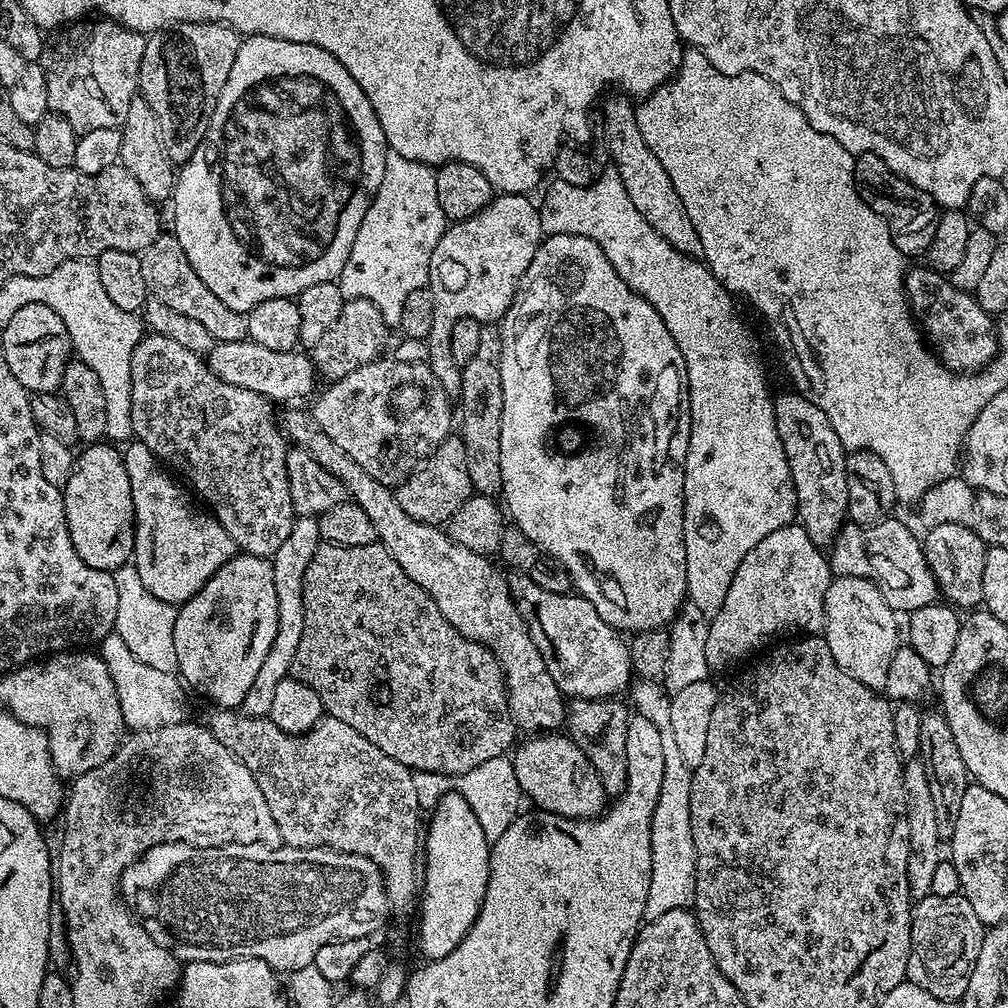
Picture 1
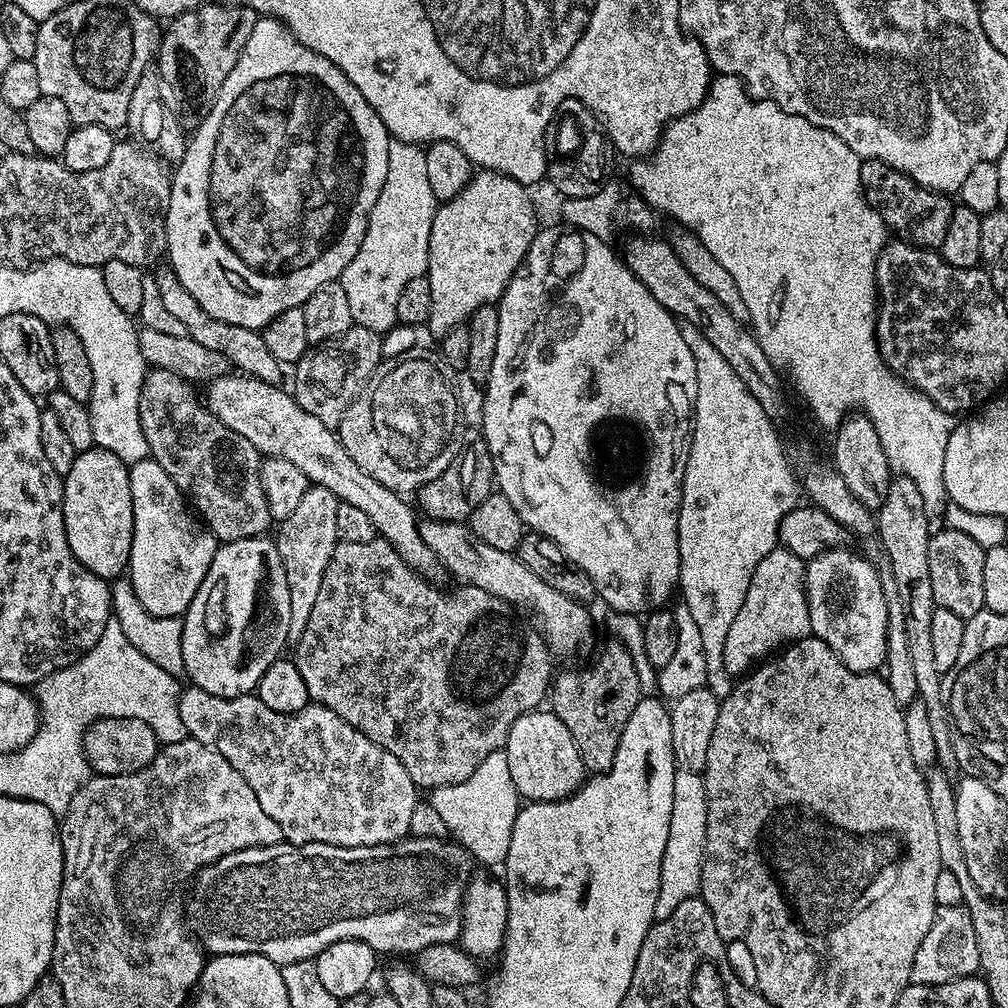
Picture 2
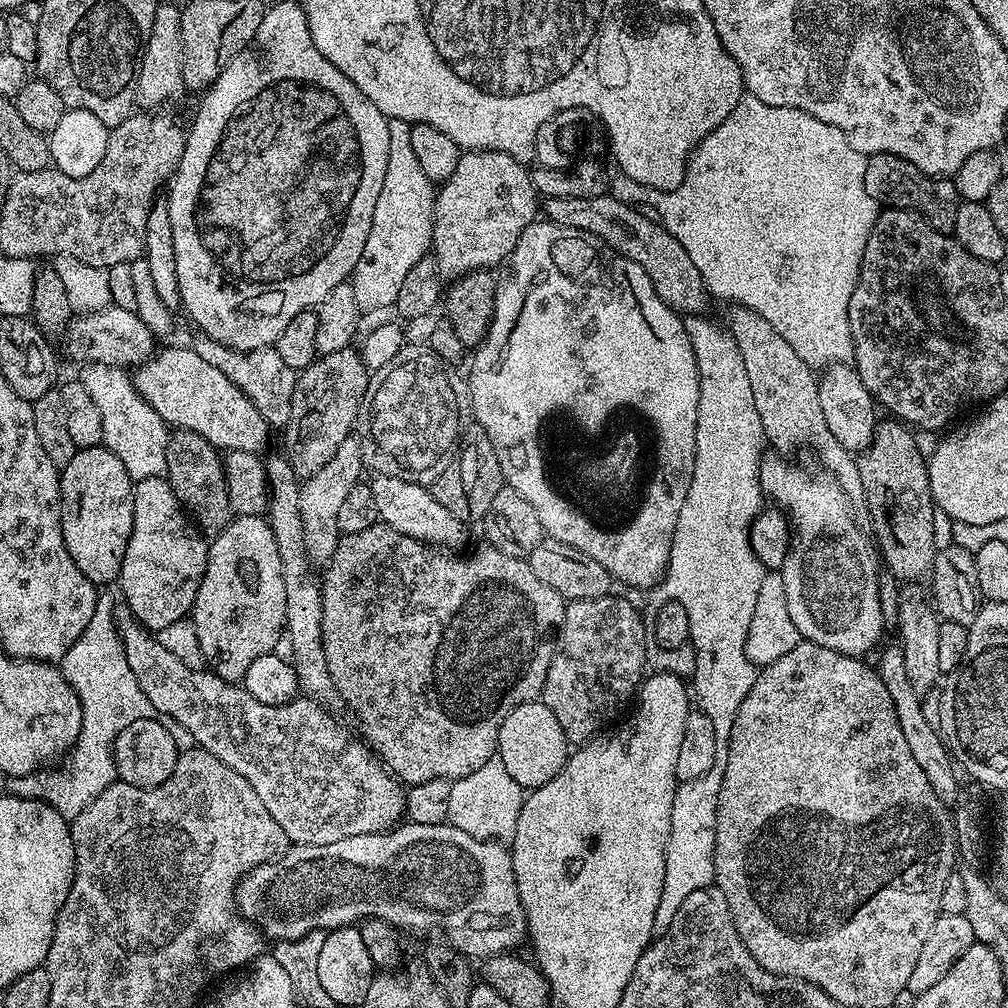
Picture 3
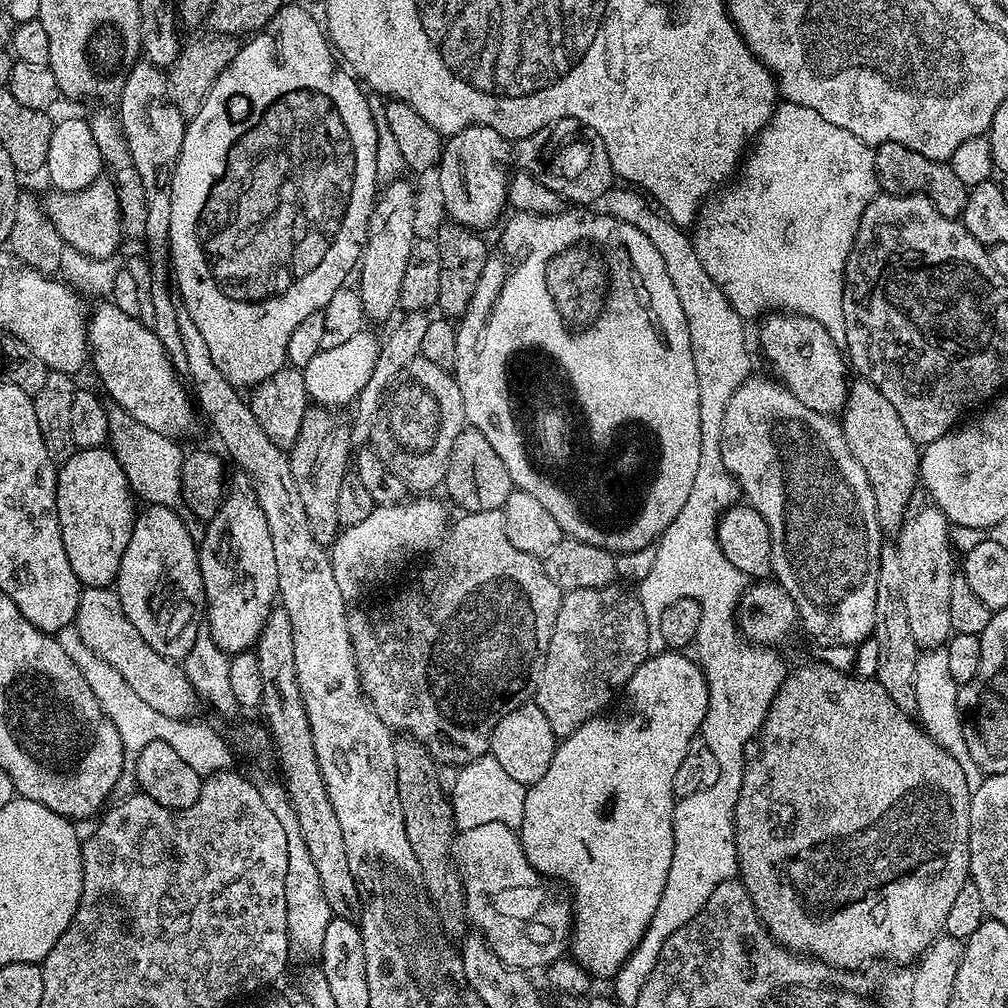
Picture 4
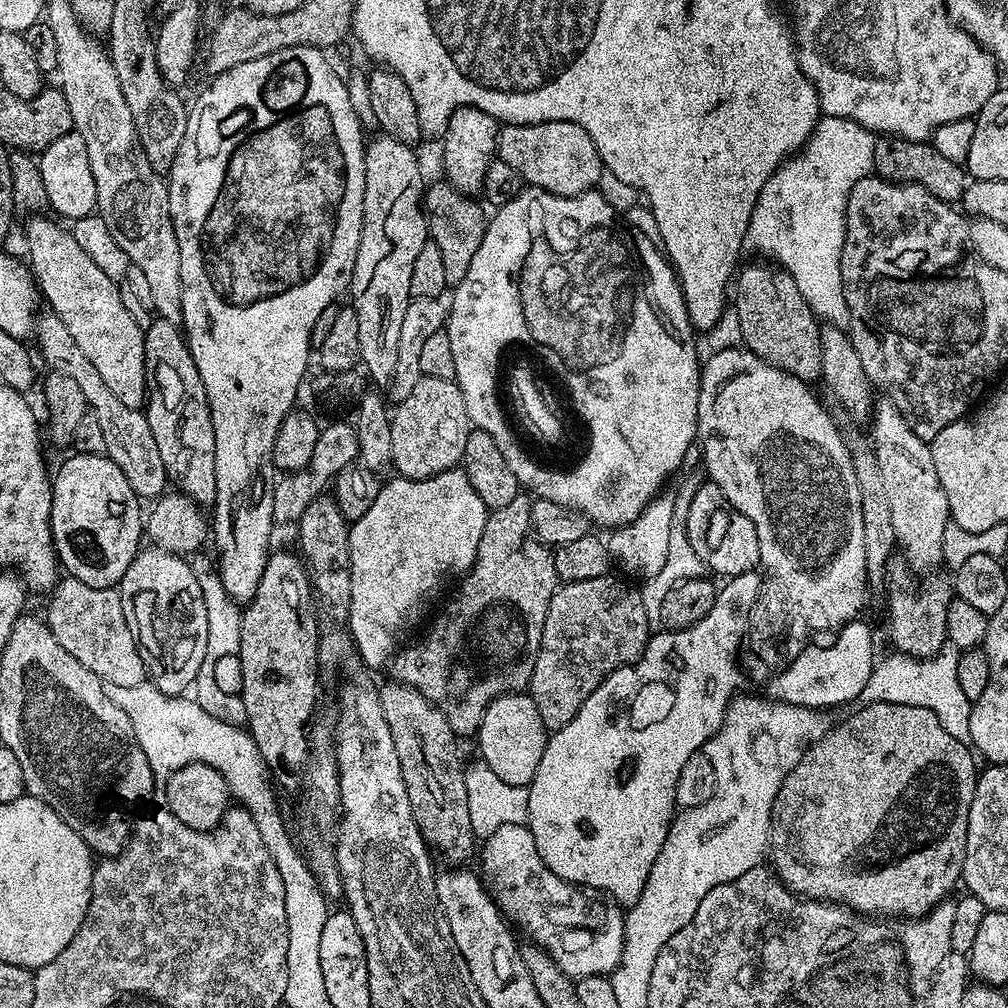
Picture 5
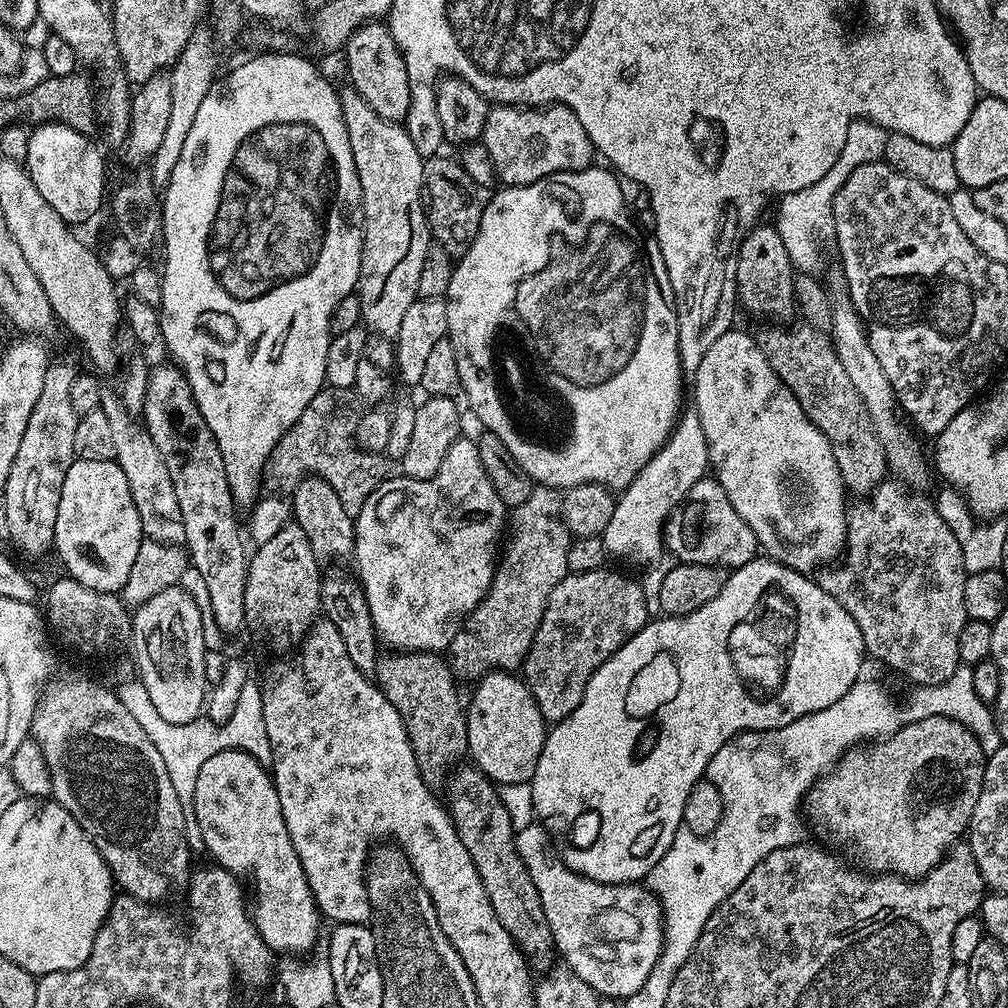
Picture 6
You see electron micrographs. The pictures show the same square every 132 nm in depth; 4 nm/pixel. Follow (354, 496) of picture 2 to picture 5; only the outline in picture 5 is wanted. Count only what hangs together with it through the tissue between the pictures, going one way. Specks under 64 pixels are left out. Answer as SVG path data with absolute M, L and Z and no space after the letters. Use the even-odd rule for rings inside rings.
M36 214L24 228L24 236L28 239L27 263L30 271L38 285L38 292L52 303L51 311L70 330L70 338L78 342L82 354L90 358L90 362L96 369L98 375L110 386L110 391L114 393L125 406L140 408L146 400L146 385L144 382L144 329L130 318L130 310L122 306L122 294L120 284L117 281L106 278L101 268L94 263L90 254L78 246L75 235L64 228L59 228L55 224L55 219L47 220L47 215Z

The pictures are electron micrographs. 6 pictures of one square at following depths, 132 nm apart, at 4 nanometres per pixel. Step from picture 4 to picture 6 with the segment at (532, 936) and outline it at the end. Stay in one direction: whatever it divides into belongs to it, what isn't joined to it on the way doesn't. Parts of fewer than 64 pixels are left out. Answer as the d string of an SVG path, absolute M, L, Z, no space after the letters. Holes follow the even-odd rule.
M535 822L517 831L516 849L538 886L538 898L542 898L542 910L546 910L546 922L550 922L552 943L558 949L566 967L575 976L582 978L601 998L611 998L623 1002L629 996L638 994L654 970L654 962L664 953L664 912L660 909L660 899L643 883L603 884L585 876L579 876L564 865L563 855L554 845L554 837L543 823Z

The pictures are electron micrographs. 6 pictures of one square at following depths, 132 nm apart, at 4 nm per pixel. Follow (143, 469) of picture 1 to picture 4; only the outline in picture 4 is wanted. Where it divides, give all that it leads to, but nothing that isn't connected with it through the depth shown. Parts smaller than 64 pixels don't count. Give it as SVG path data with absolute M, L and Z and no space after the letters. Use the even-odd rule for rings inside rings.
M149 504L145 512L132 521L130 542L126 554L122 556L122 566L116 575L114 590L120 595L122 610L134 628L158 654L173 662L183 661L184 656L194 646L194 638L202 631L202 617L206 612L204 603L204 583L200 573L200 554L197 537L192 537L190 529L184 525L176 508L167 508L161 504Z

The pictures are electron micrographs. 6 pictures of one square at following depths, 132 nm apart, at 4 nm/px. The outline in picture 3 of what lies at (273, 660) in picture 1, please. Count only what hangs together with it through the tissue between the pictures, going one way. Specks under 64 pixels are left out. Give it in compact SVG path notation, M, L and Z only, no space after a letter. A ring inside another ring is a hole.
M350 435L346 442L342 442L342 446L338 446L334 458L330 458L330 462L326 462L326 466L322 466L318 474L307 477L300 485L298 510L302 518L304 545L308 551L308 559L313 565L324 566L332 559L336 543L342 535L338 530L338 510L346 494L350 494L355 484L361 483L363 462L360 441L355 435Z

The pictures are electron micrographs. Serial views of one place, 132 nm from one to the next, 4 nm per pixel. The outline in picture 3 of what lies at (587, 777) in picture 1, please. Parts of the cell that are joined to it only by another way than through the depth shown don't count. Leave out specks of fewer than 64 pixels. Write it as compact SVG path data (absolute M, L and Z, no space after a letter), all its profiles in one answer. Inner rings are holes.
M531 700L506 714L506 722L502 722L498 734L496 751L518 786L531 790L542 787L560 773L570 755L570 745L552 711L540 700Z

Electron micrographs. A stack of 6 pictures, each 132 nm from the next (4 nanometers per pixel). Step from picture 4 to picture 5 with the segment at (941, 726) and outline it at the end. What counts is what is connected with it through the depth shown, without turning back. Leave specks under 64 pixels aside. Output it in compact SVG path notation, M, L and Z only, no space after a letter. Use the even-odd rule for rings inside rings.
M944 643L934 655L927 658L891 654L885 660L875 661L870 678L862 690L860 700L873 704L874 702L890 702L906 706L922 706L934 710L938 718L944 721L944 728L958 742L971 745L970 710L972 701L966 698L962 685L958 682L958 658L961 649L950 643Z

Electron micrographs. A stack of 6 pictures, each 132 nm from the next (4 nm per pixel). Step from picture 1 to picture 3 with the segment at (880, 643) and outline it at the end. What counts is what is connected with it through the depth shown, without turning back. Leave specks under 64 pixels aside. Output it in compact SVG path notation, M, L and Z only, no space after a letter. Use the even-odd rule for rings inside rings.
M780 454L769 455L760 461L760 487L764 489L765 493L767 493L771 499L773 496L773 498L777 500L773 501L786 513L790 525L788 552L784 556L784 562L780 565L778 571L784 583L786 606L790 610L790 619L794 621L794 626L798 626L798 630L803 639L814 642L818 646L826 646L830 650L841 652L847 656L863 657L865 655L863 652L870 651L871 648L879 642L880 635L883 634L884 627L886 627L886 621L880 609L880 603L878 602L878 586L880 585L880 576L878 575L878 571L876 572L876 564L878 568L878 556L874 551L873 545L870 543L869 537L867 535L864 537L863 534L856 529L856 520L852 517L851 510L848 509L848 507L850 507L848 495L842 490L842 486L838 486L838 482L832 473L823 470L817 470L817 472L815 472L814 469L807 468L804 464L791 464L788 458Z

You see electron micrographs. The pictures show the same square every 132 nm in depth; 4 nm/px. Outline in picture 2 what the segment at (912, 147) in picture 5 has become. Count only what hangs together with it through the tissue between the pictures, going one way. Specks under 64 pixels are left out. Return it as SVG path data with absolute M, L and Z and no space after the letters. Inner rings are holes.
M861 160L860 191L870 207L883 218L885 225L897 237L914 243L919 248L940 249L942 238L946 238L946 230L950 227L950 214L954 207L953 201L948 201L951 199L945 193L923 188L905 172L894 170L894 166L881 160Z

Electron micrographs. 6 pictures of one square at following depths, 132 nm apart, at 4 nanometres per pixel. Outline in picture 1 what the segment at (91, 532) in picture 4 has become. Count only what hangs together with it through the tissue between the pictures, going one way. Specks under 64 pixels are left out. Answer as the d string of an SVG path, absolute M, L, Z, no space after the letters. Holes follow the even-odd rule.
M97 442L87 445L83 450L84 453L81 451L77 455L76 465L70 474L70 482L66 482L66 486L62 489L66 522L70 538L74 542L74 550L78 550L78 558L82 558L82 562L86 562L86 566L94 570L113 573L117 568L129 563L136 550L136 515L130 478L126 478L124 457L119 447L108 442Z

